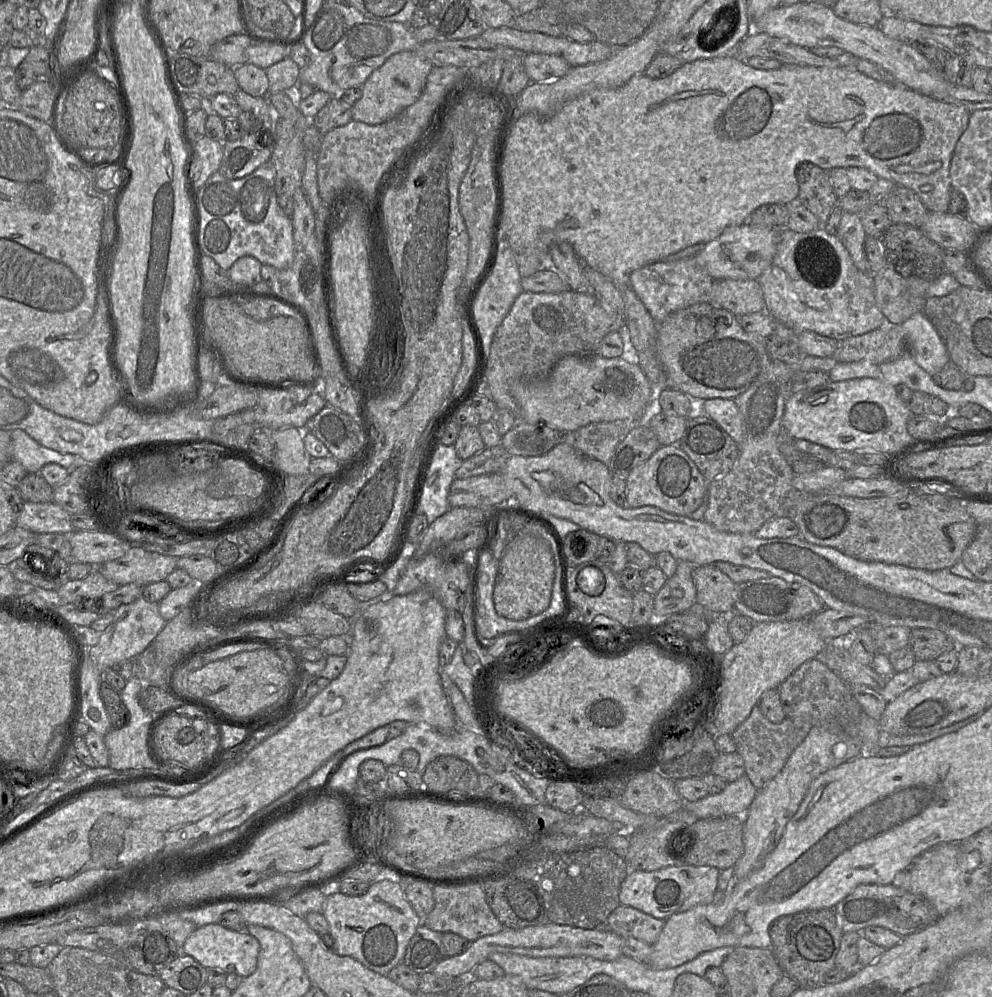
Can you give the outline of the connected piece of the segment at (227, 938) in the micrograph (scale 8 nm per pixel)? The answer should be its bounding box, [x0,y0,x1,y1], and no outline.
[181,923,260,977]

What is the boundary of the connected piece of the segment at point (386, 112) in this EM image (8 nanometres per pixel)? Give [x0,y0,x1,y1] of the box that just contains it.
[351,51,433,125]

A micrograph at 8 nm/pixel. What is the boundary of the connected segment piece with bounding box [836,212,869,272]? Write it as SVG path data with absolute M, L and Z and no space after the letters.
M844 212L836 234L849 252L856 267L868 272L868 260L865 252L865 233L860 214Z

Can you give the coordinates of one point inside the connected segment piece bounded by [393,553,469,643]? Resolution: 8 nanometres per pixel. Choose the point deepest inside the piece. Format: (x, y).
(447, 581)

